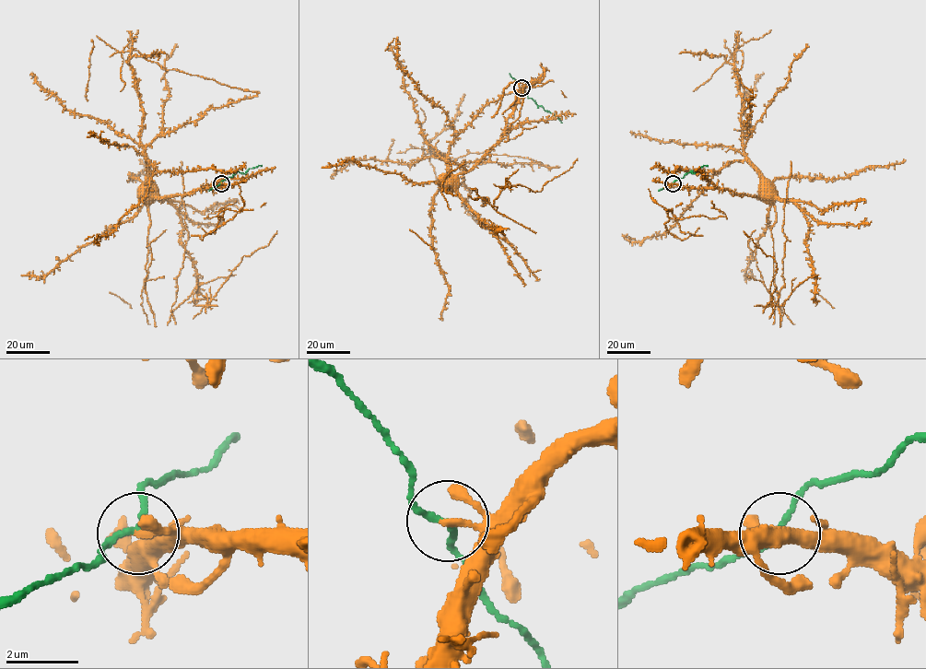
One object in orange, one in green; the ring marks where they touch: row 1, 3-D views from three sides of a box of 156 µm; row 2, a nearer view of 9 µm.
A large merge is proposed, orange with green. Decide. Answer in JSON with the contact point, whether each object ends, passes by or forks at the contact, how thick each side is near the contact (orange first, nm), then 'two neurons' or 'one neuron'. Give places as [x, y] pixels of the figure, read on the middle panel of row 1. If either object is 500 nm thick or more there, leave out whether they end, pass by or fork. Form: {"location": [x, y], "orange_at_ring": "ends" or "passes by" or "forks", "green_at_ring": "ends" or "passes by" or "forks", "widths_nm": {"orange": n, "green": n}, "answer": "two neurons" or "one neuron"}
{"location": [521, 88], "orange_at_ring": "ends", "green_at_ring": "passes by", "widths_nm": {"orange": 190, "green": 140}, "answer": "two neurons"}

